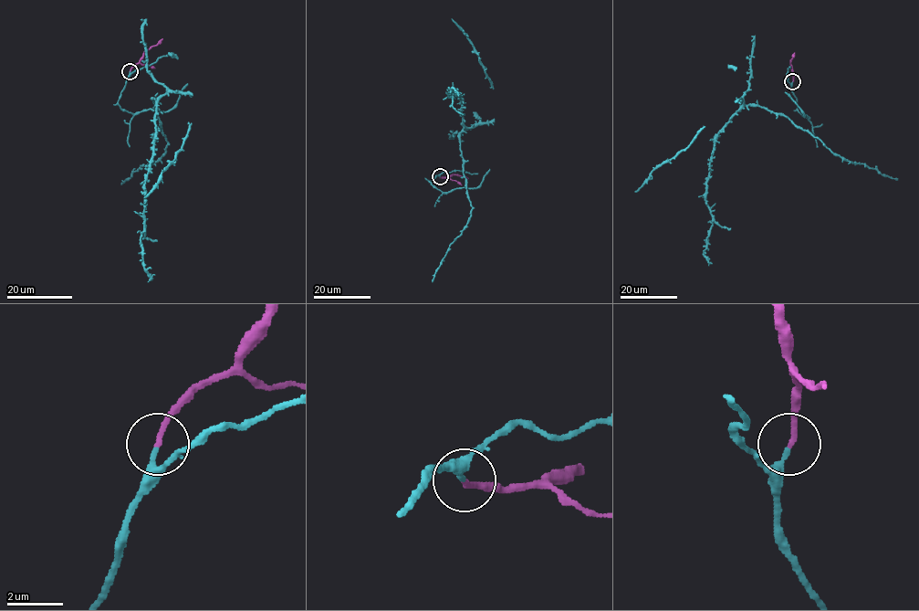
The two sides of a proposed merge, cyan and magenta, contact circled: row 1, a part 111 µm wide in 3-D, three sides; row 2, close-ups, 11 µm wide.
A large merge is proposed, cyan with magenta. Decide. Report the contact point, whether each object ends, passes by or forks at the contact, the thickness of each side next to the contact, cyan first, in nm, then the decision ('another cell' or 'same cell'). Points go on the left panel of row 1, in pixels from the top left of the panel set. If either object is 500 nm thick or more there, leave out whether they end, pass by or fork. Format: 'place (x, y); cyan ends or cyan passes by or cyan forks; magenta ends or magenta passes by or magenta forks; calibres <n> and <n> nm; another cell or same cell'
place (130, 71); cyan ends; magenta ends; calibres 220 and 190 nm; same cell

